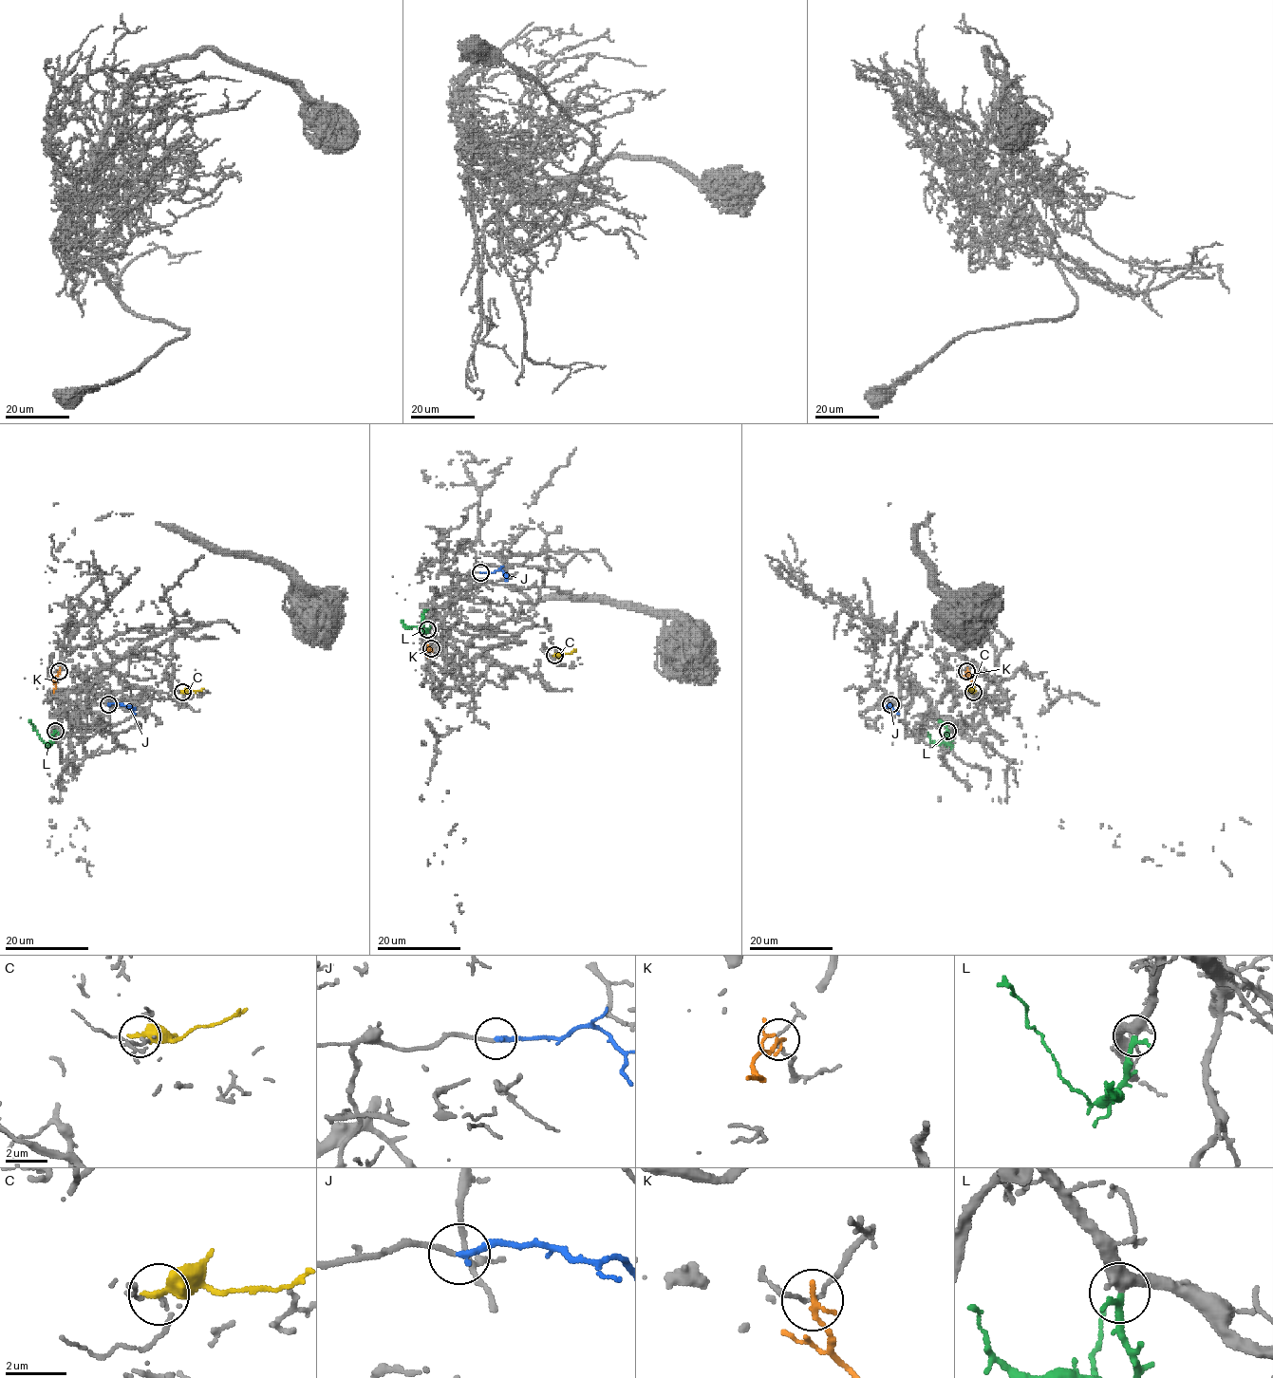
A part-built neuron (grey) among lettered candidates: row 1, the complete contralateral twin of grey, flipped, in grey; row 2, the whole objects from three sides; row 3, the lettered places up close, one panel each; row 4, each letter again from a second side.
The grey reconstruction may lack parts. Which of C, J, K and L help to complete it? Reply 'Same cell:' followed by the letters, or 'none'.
Same cell: J, L

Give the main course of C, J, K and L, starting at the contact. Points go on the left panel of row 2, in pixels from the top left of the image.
C: (182, 692), (204, 689)
J: (108, 704), (129, 704), (136, 713)
K: (59, 671), (53, 693)
L: (55, 731), (54, 737), (46, 744), (28, 721)

